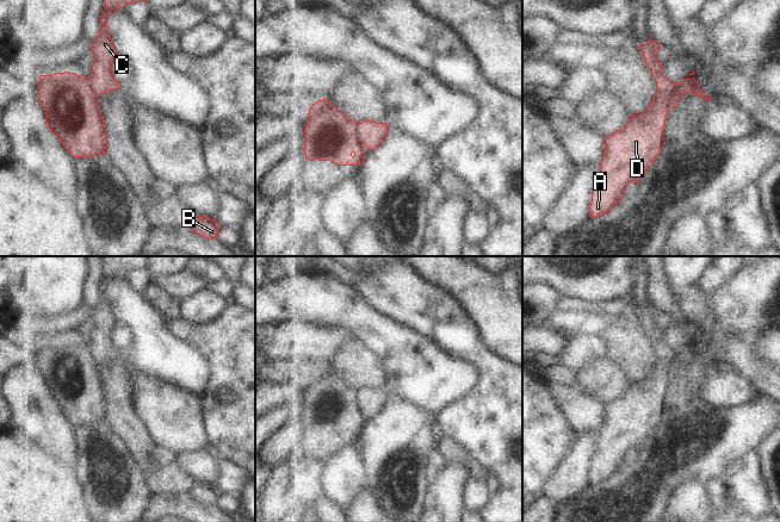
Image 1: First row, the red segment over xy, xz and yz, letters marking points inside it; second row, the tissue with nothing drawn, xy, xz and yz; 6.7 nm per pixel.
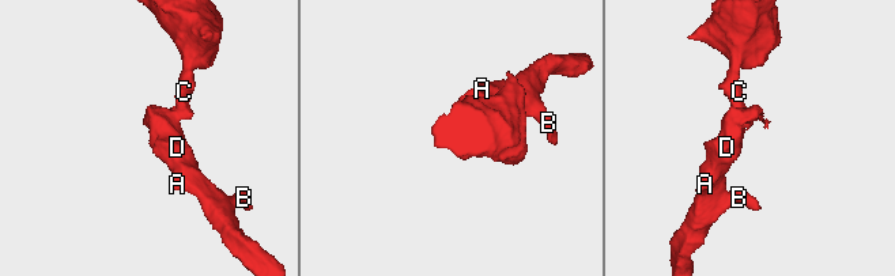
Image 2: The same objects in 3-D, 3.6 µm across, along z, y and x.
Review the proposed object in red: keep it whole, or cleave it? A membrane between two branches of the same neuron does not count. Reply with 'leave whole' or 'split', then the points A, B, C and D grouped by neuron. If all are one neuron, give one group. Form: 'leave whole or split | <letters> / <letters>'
split | A B D / C

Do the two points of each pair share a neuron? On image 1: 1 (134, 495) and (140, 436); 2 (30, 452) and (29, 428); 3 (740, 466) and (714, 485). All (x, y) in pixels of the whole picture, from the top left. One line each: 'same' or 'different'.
1: different
2: different
3: same

